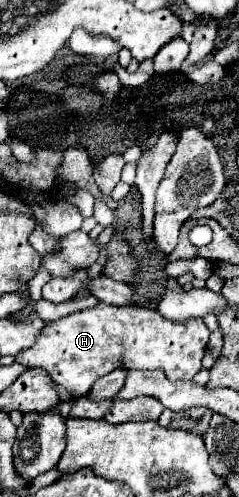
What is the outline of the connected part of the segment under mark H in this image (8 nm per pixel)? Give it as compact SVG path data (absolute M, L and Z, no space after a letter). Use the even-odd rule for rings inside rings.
M100 303L98 307L84 309L48 323L36 337L36 343L16 355L16 363L22 363L24 367L42 367L58 385L66 387L70 395L84 397L98 377L122 367L124 369L162 369L170 381L178 381L178 379L188 381L202 369L202 357L206 351L208 335L210 331L202 319L192 319L192 323L172 323L164 319L156 309L146 309L136 305L112 307L112 305Z

